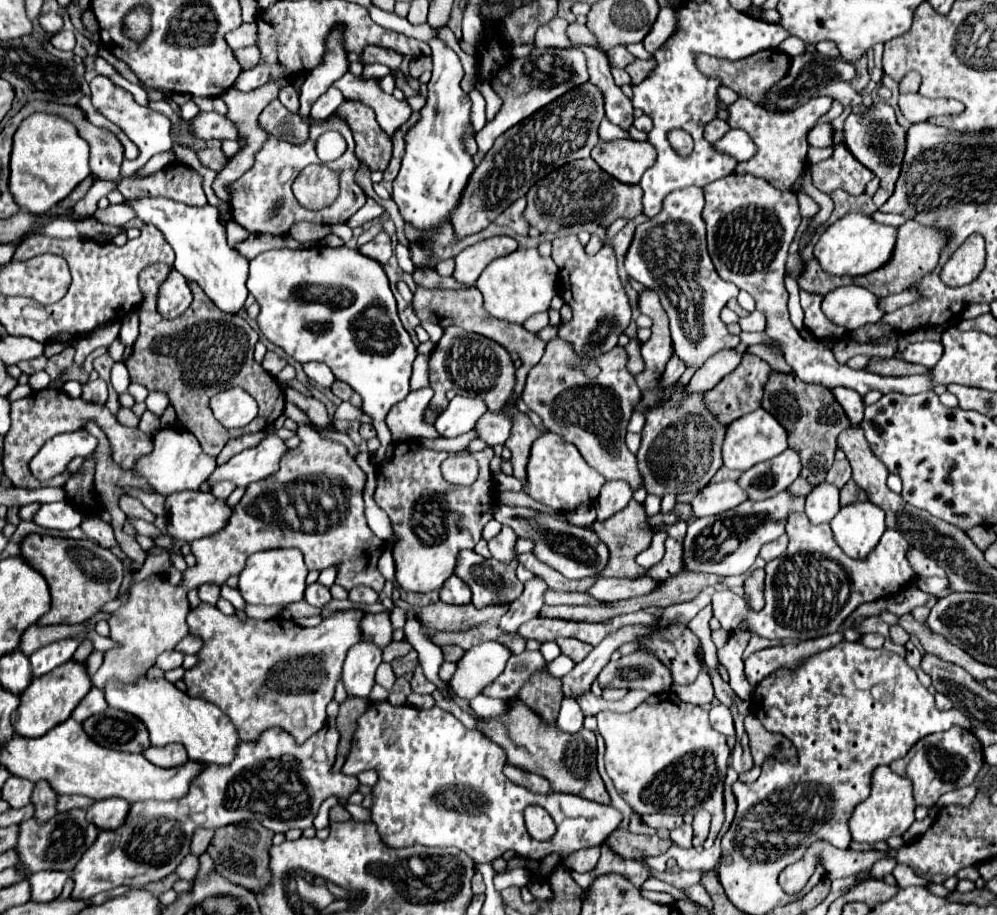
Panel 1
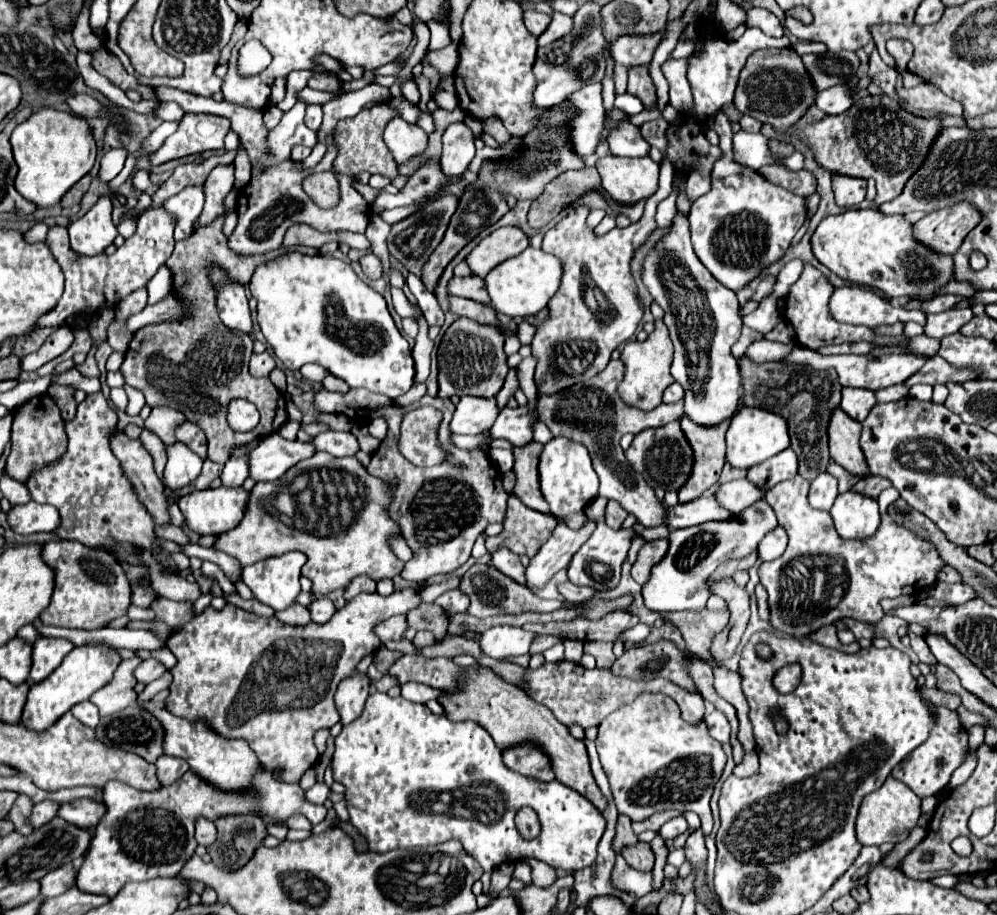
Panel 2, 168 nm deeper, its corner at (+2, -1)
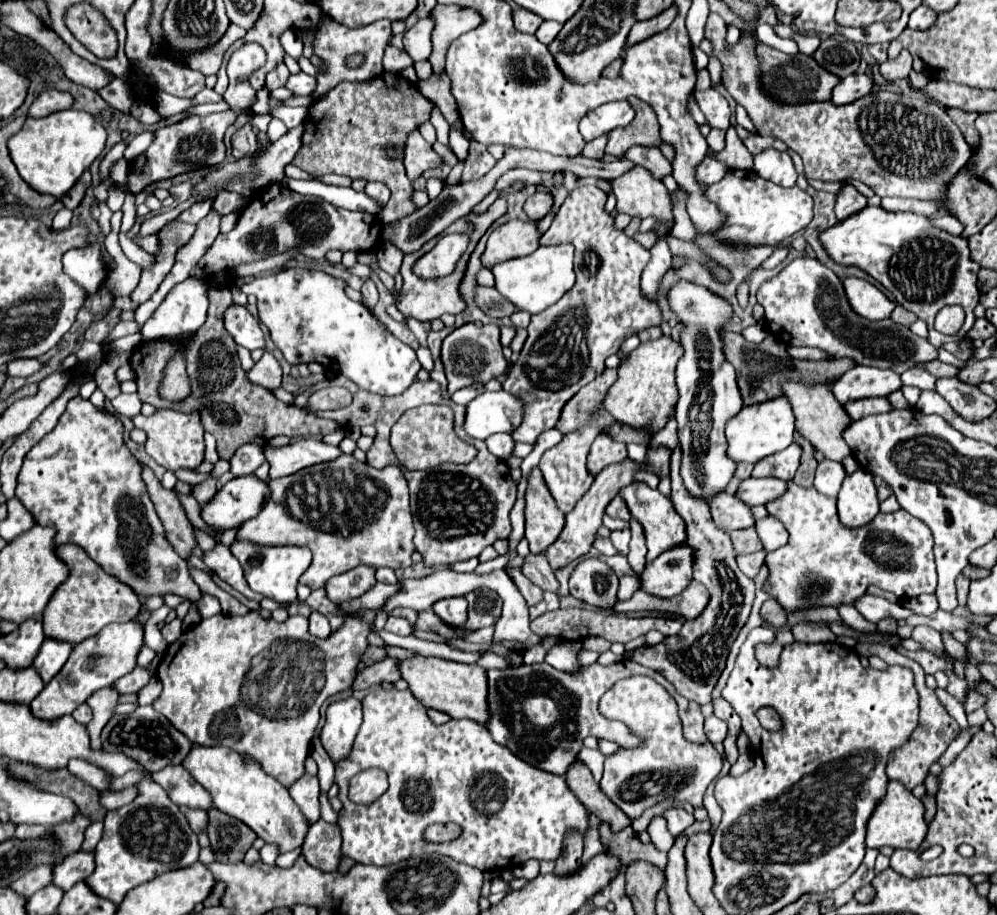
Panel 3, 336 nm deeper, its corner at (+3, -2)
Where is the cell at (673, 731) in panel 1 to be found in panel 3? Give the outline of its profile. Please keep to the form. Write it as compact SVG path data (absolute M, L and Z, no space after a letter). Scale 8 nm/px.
M629 677L619 681L617 685L613 685L613 689L609 689L601 701L599 701L599 713L607 719L619 719L625 725L629 725L637 735L643 737L643 745L637 749L621 749L615 755L609 755L605 759L605 771L601 777L601 791L619 807L623 809L625 815L629 815L631 819L639 817L645 809L657 805L659 801L663 801L665 797L673 797L679 801L689 801L693 807L703 803L703 793L707 789L707 785L719 775L723 761L721 755L715 751L715 747L711 743L705 745L695 745L685 741L683 731L681 731L681 719L677 715L677 703L675 699L665 691L665 687L661 687L657 681L653 681L651 677Z

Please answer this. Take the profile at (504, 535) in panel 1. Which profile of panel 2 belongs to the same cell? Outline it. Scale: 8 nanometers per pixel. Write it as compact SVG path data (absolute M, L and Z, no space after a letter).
M500 546L498 550L492 552L492 564L494 564L500 572L504 572L506 576L518 580L520 584L526 584L526 580L524 580L524 566L520 564L518 554L510 552L506 546Z

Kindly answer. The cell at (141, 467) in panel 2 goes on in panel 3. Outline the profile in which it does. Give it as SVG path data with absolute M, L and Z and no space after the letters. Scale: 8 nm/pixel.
M143 467L143 477L145 477L145 485L149 489L149 497L155 503L157 515L167 531L169 543L173 545L177 555L181 555L187 561L191 557L193 549L197 547L197 539L195 539L195 529L189 523L183 505L179 503L175 491L163 489L163 485L159 483L159 479L153 475L153 471L149 467Z

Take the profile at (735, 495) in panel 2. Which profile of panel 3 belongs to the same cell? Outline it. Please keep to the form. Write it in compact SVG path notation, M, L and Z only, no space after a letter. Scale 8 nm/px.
M749 477L739 485L739 497L747 505L765 505L777 497L781 497L787 491L787 481L781 481L777 477L765 477L755 479Z

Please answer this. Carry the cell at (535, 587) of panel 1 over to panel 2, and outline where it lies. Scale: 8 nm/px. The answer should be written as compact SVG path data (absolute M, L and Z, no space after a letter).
M588 520L582 528L572 530L564 524L558 524L548 542L538 550L538 554L530 560L526 570L526 584L530 590L542 590L550 578L568 566L570 556L578 552L578 548L592 536L596 528L594 520Z

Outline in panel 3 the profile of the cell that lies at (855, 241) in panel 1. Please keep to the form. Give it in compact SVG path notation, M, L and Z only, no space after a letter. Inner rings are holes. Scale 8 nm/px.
M867 205L853 217L821 233L821 241L835 263L861 267L891 291L899 305L927 321L929 341L933 341L933 345L941 347L949 341L961 341L973 327L973 309L981 295L977 289L977 273L981 267L971 259L967 239L957 239L933 227L929 217L911 211L891 213L883 207ZM945 305L961 305L967 315L961 331L953 337L933 329L933 319Z

